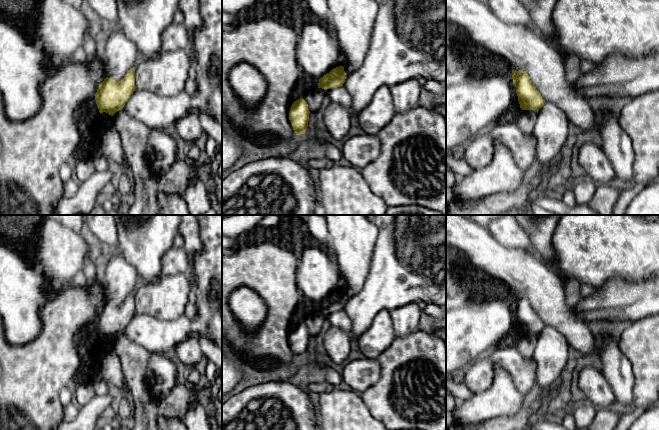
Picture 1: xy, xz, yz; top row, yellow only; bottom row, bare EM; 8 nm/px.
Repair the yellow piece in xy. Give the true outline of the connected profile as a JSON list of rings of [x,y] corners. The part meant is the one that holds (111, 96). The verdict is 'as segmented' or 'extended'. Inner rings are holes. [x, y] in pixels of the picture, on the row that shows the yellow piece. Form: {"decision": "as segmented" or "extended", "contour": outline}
{"decision": "as segmented", "contour": [[[131,68],[121,81],[106,77],[99,84],[95,96],[100,114],[103,112],[113,116],[123,110],[125,103],[135,91],[135,69]]]}

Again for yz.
{"decision": "as segmented", "contour": [[[512,70],[512,79],[522,110],[538,111],[543,107],[545,100],[536,89],[528,74],[523,70]]]}

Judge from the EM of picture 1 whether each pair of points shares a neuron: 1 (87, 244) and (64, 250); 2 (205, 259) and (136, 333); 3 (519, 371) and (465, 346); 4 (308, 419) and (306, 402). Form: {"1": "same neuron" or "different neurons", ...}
{"1": "same neuron", "2": "same neuron", "3": "different neurons", "4": "same neuron"}

